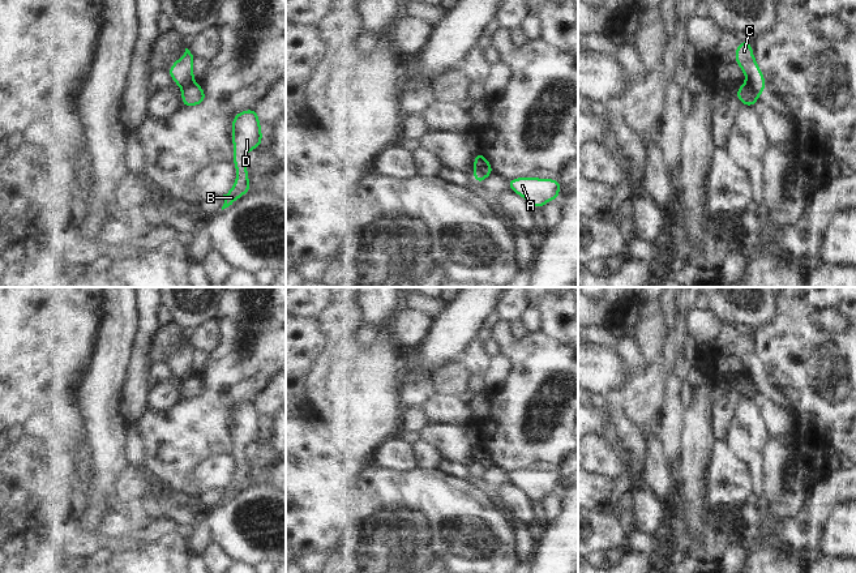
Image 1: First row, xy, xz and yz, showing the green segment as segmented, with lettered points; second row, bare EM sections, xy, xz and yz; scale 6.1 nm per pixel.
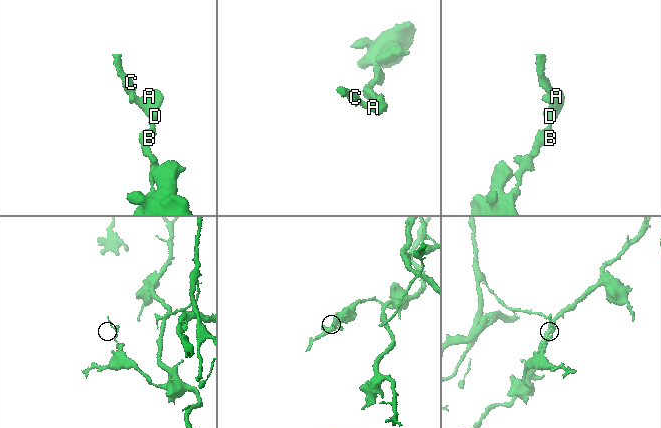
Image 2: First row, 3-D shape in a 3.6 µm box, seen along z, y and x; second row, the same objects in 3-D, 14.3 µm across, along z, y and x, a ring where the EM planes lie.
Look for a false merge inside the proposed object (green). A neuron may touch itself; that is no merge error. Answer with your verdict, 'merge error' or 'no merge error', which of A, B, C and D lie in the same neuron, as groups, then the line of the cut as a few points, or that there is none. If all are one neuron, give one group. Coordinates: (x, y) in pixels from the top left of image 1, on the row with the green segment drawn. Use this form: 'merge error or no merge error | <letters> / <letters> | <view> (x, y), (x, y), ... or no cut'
merge error | A B D / C | xy (196, 82), (182, 89)

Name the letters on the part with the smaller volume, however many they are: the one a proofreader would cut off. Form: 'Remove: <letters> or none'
Remove: C

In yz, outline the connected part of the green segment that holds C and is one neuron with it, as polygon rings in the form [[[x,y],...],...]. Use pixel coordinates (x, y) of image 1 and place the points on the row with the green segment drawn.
[[[746,38],[735,50],[735,63],[745,73],[745,81],[761,95],[767,84],[753,55],[752,44]]]

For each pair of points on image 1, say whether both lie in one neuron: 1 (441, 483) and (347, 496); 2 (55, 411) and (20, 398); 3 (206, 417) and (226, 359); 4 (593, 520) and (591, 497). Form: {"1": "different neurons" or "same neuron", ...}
{"1": "different neurons", "2": "different neurons", "3": "same neuron", "4": "different neurons"}

